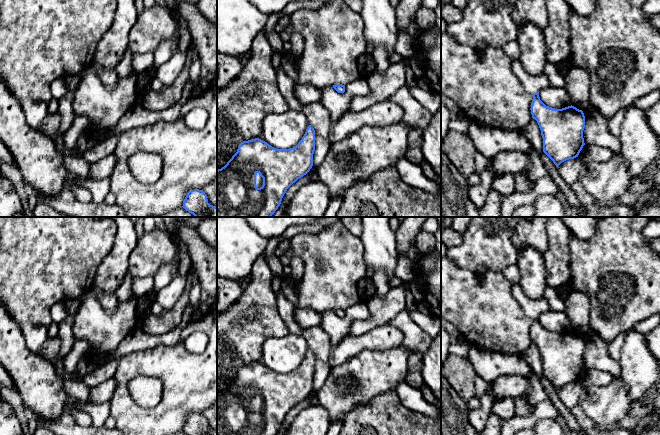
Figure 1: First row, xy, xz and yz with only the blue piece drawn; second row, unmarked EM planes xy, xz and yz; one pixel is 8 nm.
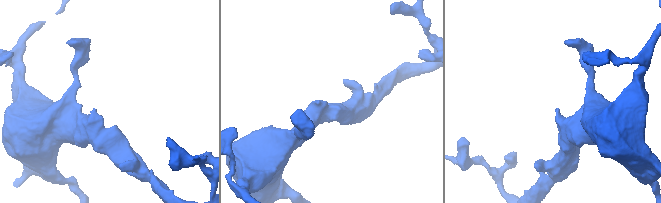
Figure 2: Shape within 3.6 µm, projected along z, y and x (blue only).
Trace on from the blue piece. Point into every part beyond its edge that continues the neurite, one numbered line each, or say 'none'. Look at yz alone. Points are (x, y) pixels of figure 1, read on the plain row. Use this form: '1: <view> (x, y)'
1: yz (533, 308)

